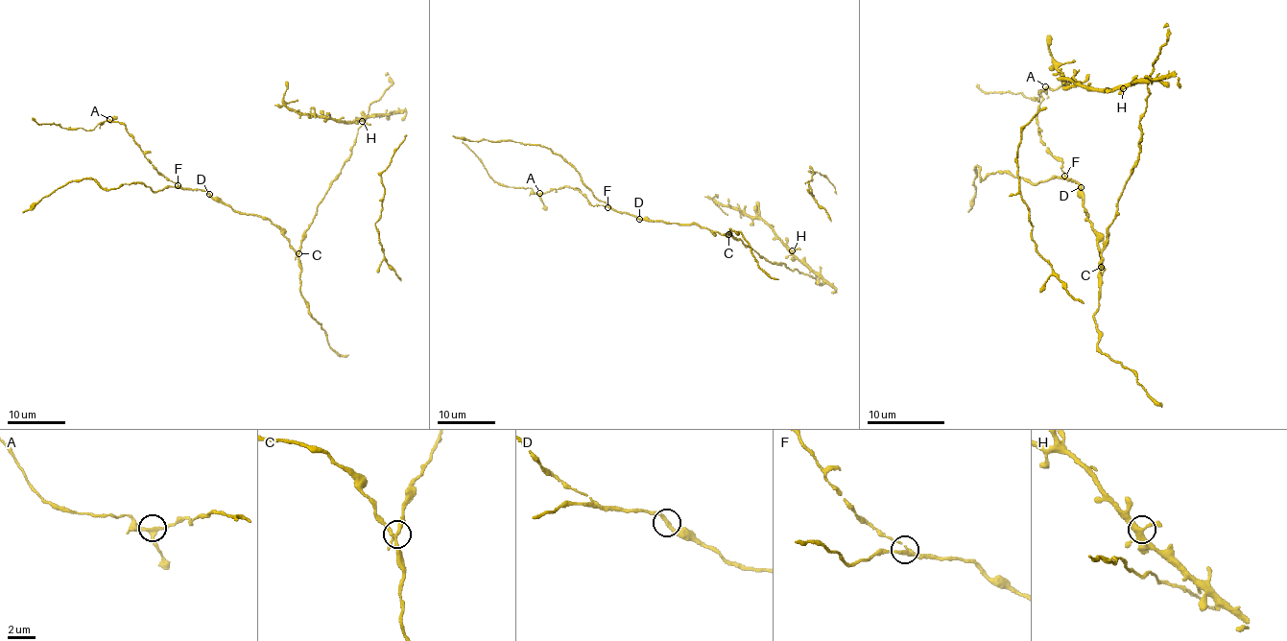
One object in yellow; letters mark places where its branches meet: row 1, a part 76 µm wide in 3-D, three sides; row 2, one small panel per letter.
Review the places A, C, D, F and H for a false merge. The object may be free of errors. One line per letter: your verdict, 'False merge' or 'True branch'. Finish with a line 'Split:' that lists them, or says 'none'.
A: True branch
C: False merge
D: True branch
F: True branch
H: True branch
Split: C

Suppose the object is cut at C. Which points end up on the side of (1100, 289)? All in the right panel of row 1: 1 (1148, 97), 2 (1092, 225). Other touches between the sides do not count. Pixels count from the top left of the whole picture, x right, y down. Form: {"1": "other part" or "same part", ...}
{"1": "other part", "2": "same part"}

